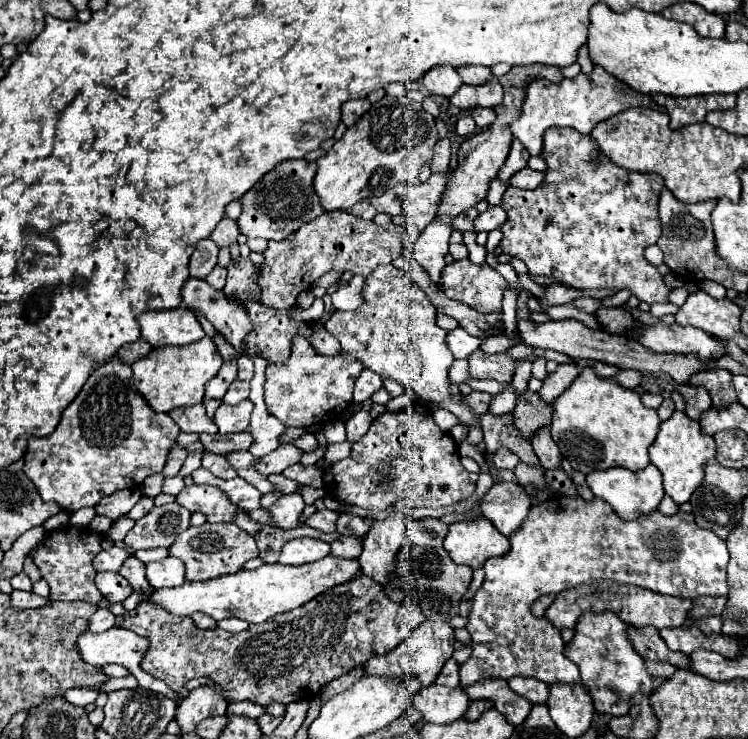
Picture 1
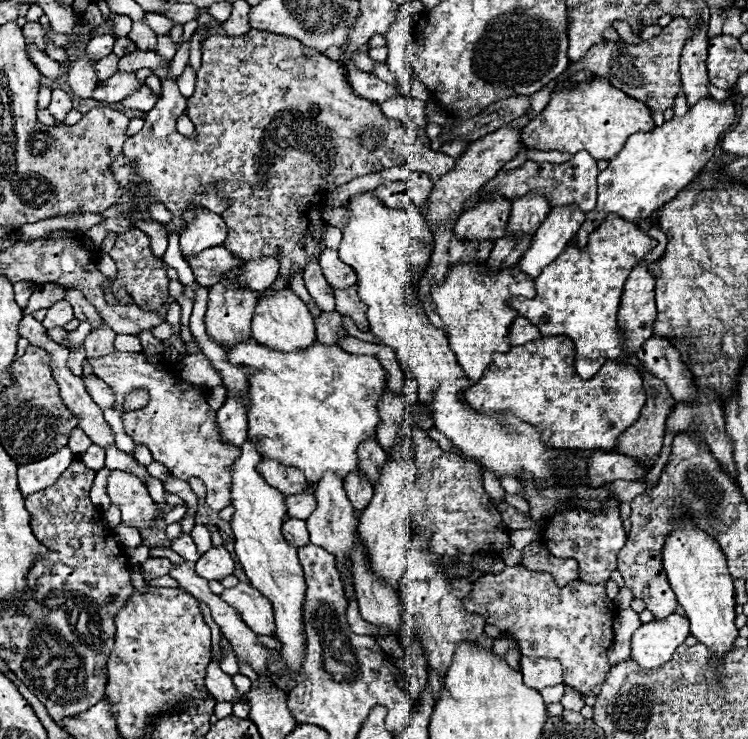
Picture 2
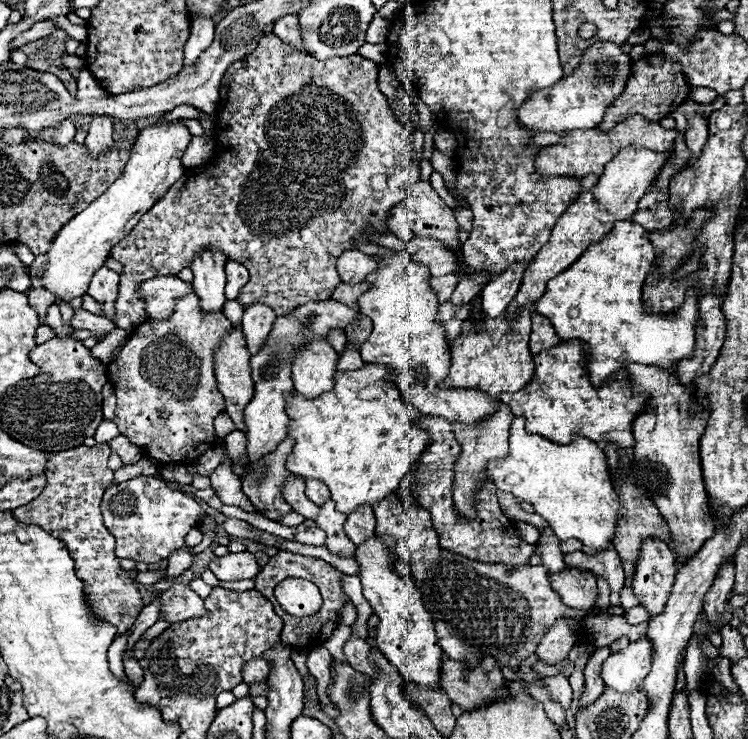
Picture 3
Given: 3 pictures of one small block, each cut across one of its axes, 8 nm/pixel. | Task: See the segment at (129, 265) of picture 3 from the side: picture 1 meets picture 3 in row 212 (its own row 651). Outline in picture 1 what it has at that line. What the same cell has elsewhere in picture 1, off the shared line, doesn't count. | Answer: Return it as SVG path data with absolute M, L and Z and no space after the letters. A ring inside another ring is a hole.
M360 576L350 584L344 586L340 584L338 588L330 588L330 592L316 596L314 600L310 600L310 604L304 604L302 608L282 612L260 624L250 624L246 632L238 632L238 634L230 634L220 628L200 630L194 626L194 622L188 616L174 616L152 602L138 604L136 612L124 618L120 626L140 636L146 636L150 640L150 648L144 654L140 668L144 668L144 672L148 672L152 678L164 680L174 692L178 692L188 680L204 676L226 690L228 702L252 700L268 706L272 702L290 704L294 700L316 696L324 684L346 674L356 664L364 664L372 656L382 656L392 648L396 648L424 620L426 618L417 602L408 597L401 603L392 602L384 594L384 588L378 588L378 584Z

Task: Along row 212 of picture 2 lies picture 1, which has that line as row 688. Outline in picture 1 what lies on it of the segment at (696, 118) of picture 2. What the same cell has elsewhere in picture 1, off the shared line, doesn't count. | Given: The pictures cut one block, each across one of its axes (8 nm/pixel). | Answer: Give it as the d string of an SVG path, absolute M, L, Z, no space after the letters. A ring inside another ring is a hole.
M584 612L576 622L574 638L564 646L564 654L578 666L580 678L586 680L598 714L624 716L636 692L652 692L652 676L646 672L644 660L632 648L626 636L626 624L618 620L614 612Z

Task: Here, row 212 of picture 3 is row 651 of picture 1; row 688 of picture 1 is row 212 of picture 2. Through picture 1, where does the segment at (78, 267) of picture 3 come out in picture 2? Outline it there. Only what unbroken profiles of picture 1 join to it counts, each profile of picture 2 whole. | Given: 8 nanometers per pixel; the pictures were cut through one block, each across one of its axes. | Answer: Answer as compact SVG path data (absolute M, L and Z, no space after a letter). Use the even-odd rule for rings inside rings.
M162 203L154 204L154 206L150 206L148 210L146 210L146 214L150 214L155 221L159 223L169 222L172 218L172 214L168 211L168 209Z

